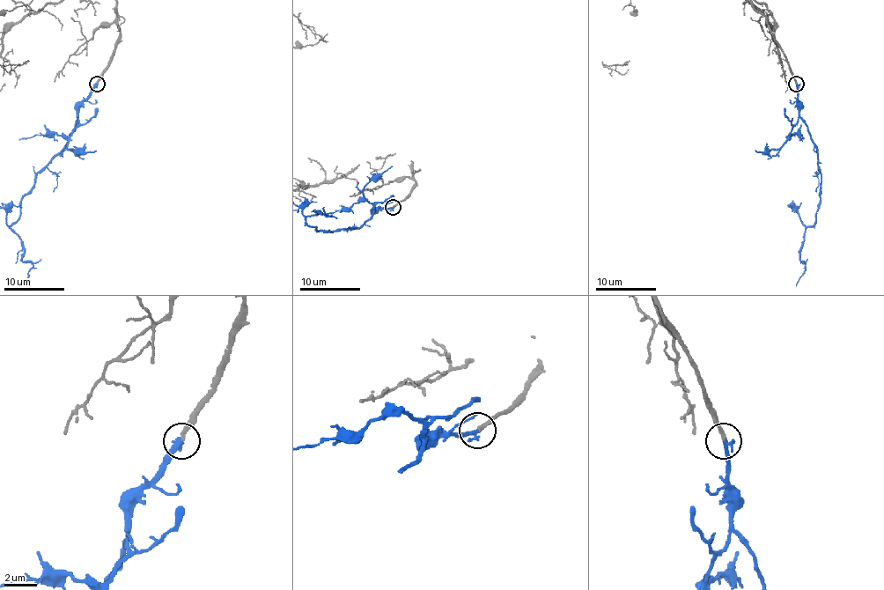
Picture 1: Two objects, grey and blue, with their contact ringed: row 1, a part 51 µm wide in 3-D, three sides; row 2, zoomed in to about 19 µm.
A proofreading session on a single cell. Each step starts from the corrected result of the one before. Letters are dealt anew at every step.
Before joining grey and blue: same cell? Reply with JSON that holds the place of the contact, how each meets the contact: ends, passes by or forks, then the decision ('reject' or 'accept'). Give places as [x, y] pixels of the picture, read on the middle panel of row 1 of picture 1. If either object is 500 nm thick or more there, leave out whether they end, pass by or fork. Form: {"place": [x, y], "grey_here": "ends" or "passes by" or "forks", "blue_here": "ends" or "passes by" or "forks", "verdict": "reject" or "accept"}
{"place": [393, 207], "grey_here": "ends", "blue_here": "ends", "verdict": "accept"}

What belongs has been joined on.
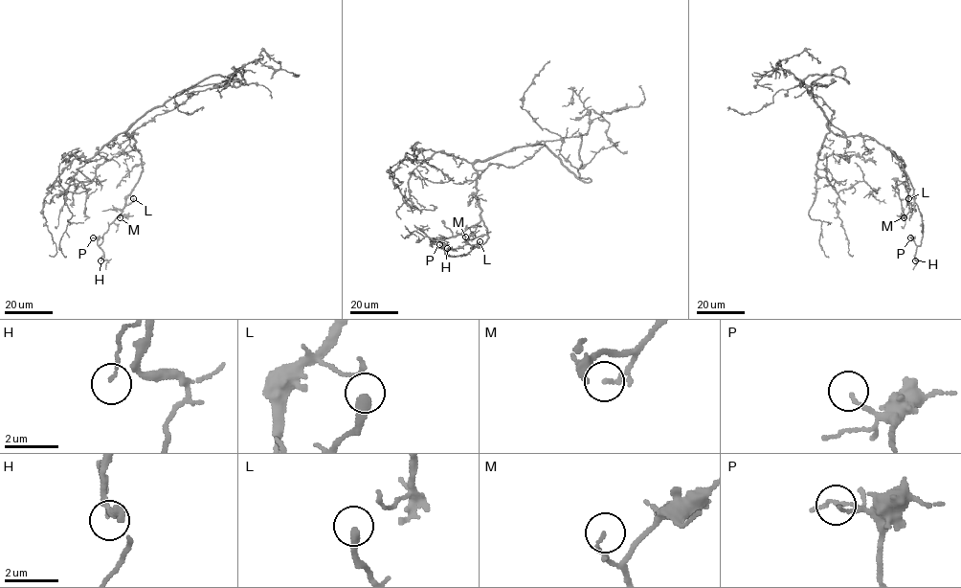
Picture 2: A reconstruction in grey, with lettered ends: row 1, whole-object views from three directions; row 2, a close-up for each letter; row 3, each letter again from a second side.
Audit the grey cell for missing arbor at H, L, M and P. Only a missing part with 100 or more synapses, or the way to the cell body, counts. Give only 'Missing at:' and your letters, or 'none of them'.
Missing at: none of them

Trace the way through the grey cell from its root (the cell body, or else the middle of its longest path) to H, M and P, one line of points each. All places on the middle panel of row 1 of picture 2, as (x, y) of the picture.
H: (529, 146), (513, 146), (473, 165), (476, 197), (488, 238), (464, 255), (449, 256), (444, 253), (447, 248)
M: (529, 146), (513, 146), (473, 165), (477, 174), (476, 197), (488, 238), (480, 246), (471, 247), (465, 237)
P: (529, 146), (513, 146), (473, 165), (476, 197), (487, 240), (467, 254), (456, 256), (446, 255), (439, 244)

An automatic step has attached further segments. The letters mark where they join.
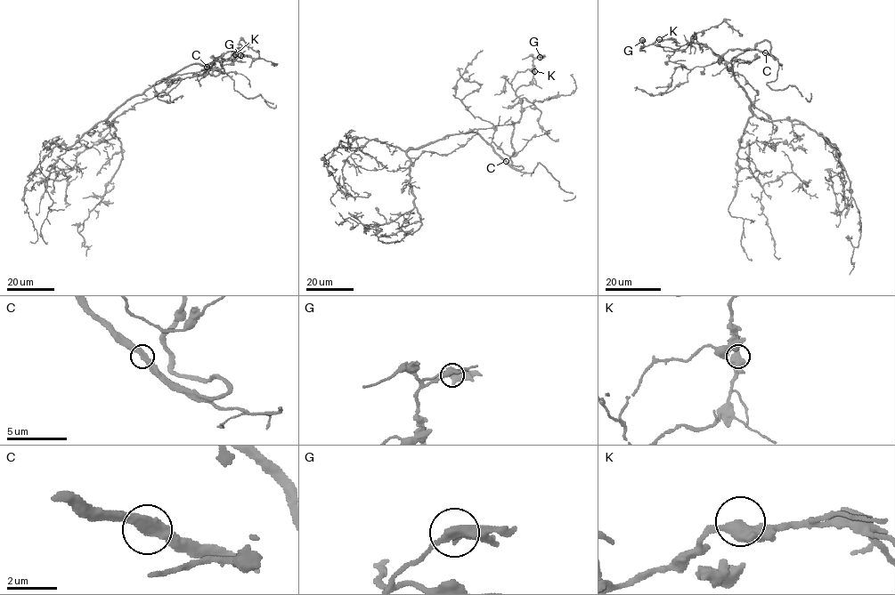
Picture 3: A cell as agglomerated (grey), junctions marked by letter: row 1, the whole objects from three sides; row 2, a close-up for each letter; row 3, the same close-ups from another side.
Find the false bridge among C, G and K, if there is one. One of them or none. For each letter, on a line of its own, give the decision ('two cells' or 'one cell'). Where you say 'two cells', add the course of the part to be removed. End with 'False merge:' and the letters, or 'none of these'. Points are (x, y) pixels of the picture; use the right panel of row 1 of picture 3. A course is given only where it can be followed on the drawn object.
C: one cell
G: one cell
K: one cell
False merge: none of these

